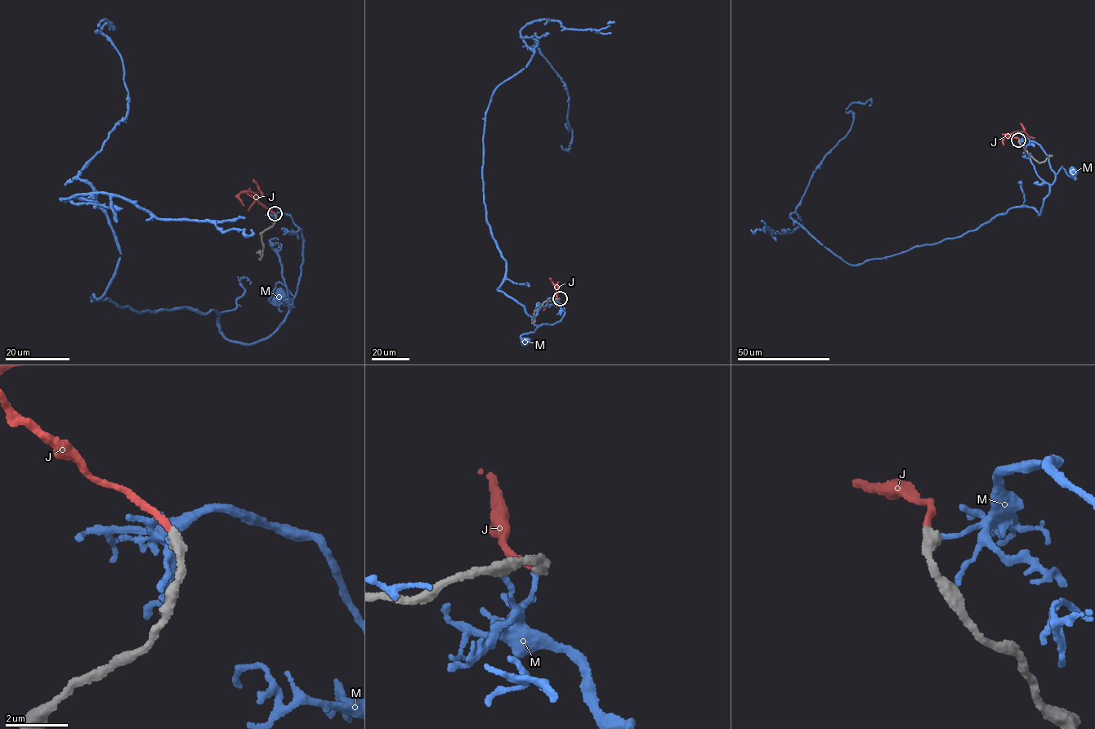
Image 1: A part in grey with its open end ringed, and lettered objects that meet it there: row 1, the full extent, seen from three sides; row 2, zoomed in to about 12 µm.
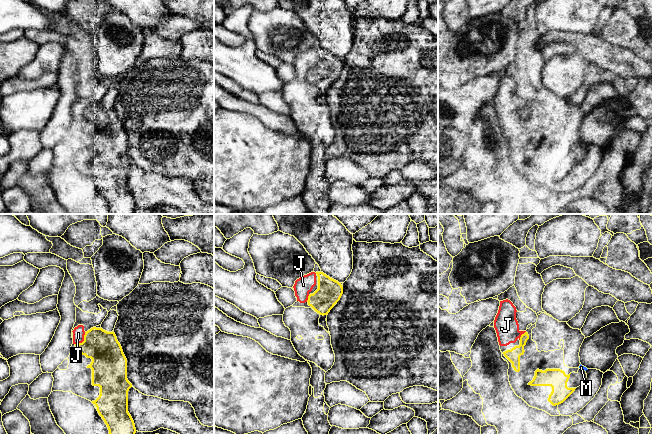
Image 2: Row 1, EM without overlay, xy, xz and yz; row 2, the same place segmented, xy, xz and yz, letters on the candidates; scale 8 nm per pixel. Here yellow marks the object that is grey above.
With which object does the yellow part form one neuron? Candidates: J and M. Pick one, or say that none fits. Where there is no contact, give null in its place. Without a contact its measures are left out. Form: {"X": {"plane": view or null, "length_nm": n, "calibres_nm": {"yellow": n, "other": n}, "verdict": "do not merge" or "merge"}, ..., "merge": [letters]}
{"J": {"plane": "xy", "length_nm": 130, "calibres_nm": {"yellow": 280, "other": 100}, "verdict": "merge"}, "M": {"plane": null, "verdict": "do not merge"}, "merge": ["J"]}

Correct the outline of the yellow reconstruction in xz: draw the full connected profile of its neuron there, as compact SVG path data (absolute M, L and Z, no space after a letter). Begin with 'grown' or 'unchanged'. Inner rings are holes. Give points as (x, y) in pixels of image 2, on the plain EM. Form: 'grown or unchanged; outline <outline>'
grown; outline M323 48L301 52L293 62L297 77L307 78L320 91L327 91L343 70L341 59Z

